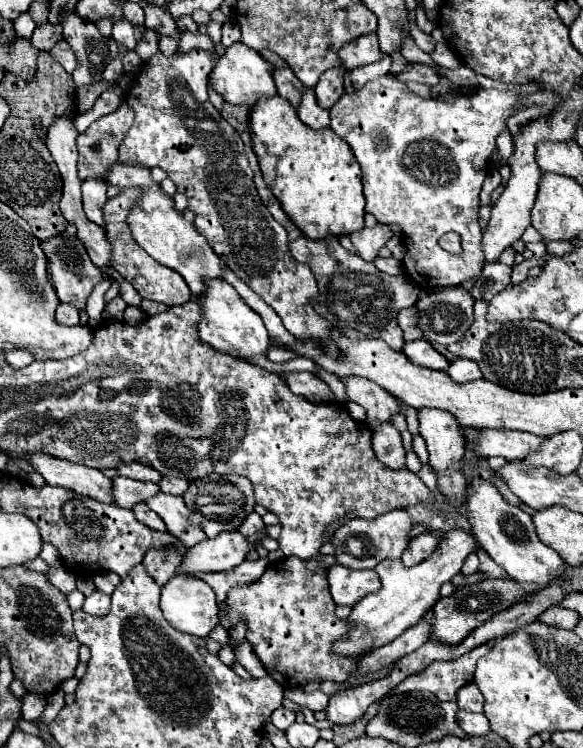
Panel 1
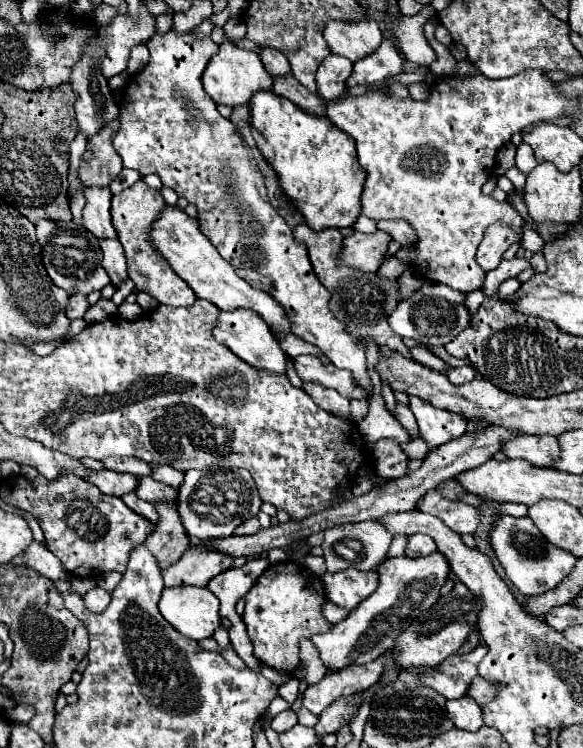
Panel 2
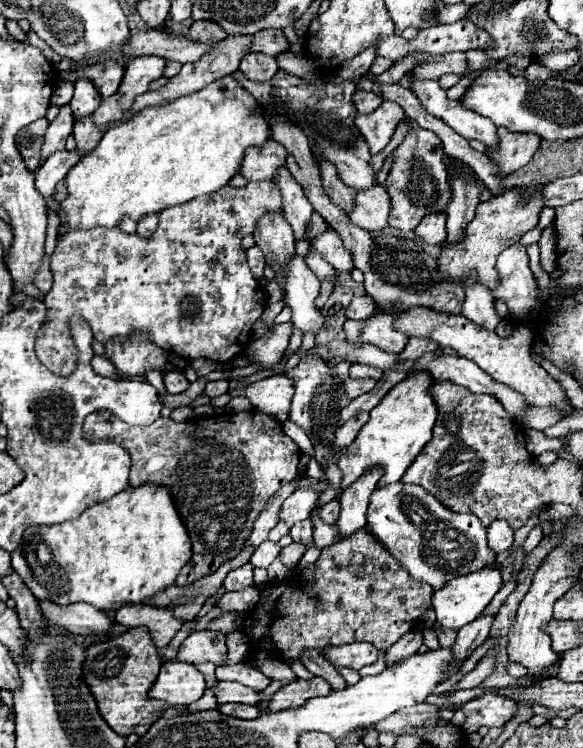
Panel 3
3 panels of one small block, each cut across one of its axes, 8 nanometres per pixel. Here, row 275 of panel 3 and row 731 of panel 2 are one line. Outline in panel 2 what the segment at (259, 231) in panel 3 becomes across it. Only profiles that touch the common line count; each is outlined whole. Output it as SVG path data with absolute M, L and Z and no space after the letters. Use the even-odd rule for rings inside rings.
M284 710L284 712L280 712L280 714L276 714L274 718L272 718L272 722L270 722L270 726L272 726L272 730L274 732L286 732L286 730L290 730L292 726L296 726L298 724L298 720L296 720L296 714L294 714L294 710Z

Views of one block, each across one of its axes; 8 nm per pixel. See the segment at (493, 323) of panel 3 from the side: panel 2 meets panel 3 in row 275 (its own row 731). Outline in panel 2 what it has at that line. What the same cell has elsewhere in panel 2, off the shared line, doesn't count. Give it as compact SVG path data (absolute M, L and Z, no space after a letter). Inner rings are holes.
M470 696L448 700L446 710L448 710L448 718L454 722L456 728L476 732L484 724L482 722L482 710Z

